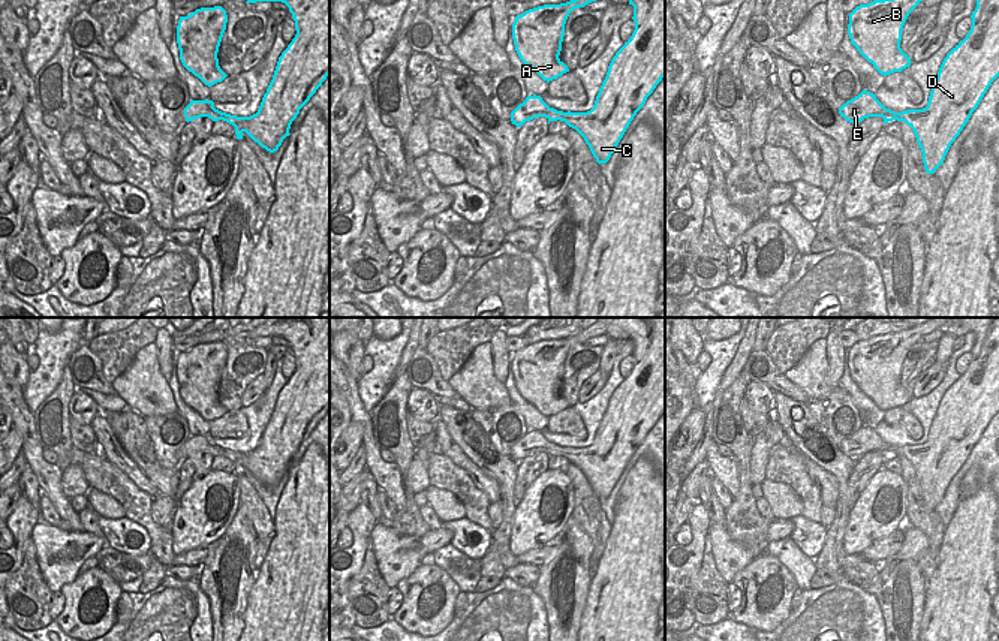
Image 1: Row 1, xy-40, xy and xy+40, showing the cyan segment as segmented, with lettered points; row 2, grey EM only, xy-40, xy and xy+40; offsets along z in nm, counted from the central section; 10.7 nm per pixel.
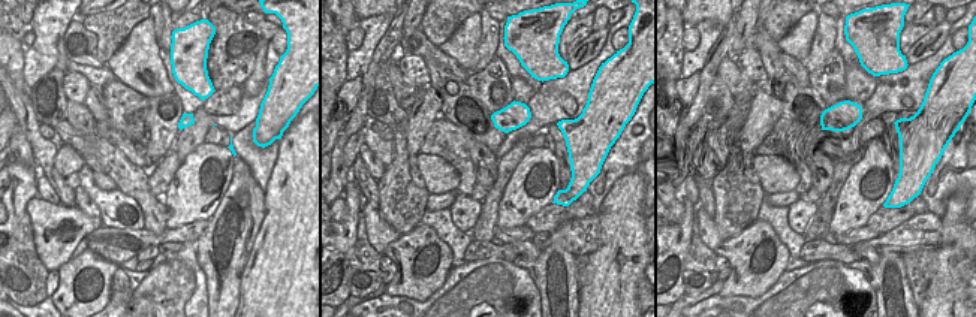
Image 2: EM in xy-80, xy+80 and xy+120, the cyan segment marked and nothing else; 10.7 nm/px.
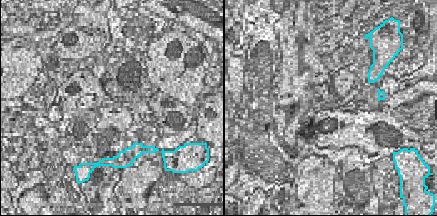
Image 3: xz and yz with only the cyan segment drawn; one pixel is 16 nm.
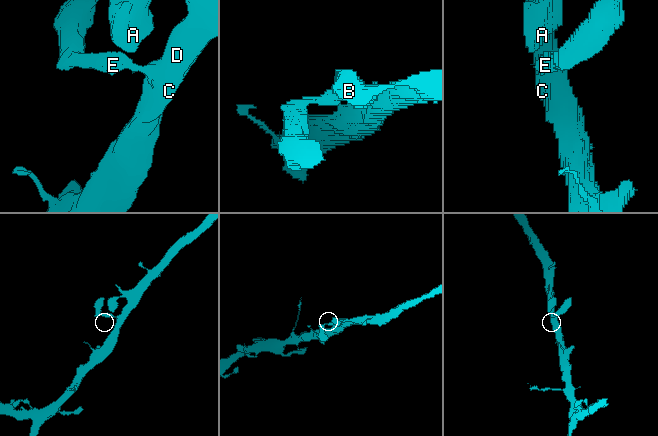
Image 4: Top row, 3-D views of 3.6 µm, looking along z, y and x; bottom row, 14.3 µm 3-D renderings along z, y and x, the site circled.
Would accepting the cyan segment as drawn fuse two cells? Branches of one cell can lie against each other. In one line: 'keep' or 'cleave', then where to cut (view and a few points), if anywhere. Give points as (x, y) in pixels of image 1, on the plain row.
cleave | xy-40 (205, 435), (210, 444), (208, 451)

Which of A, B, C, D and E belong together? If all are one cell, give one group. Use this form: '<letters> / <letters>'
A B C D / E

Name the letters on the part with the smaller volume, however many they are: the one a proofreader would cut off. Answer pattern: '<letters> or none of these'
E

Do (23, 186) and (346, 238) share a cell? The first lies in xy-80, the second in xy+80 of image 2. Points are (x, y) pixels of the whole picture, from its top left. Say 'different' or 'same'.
same

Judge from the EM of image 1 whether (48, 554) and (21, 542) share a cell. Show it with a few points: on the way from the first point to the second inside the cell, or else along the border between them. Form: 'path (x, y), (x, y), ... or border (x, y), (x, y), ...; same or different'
border (41, 515), (30, 538); different

